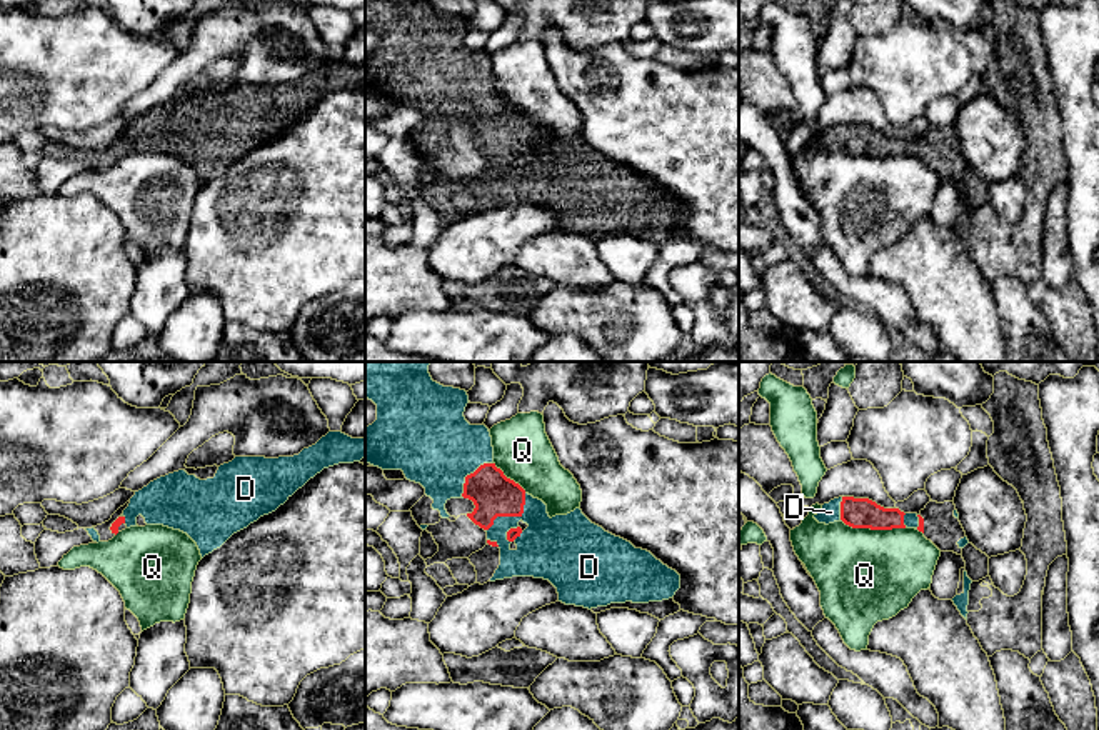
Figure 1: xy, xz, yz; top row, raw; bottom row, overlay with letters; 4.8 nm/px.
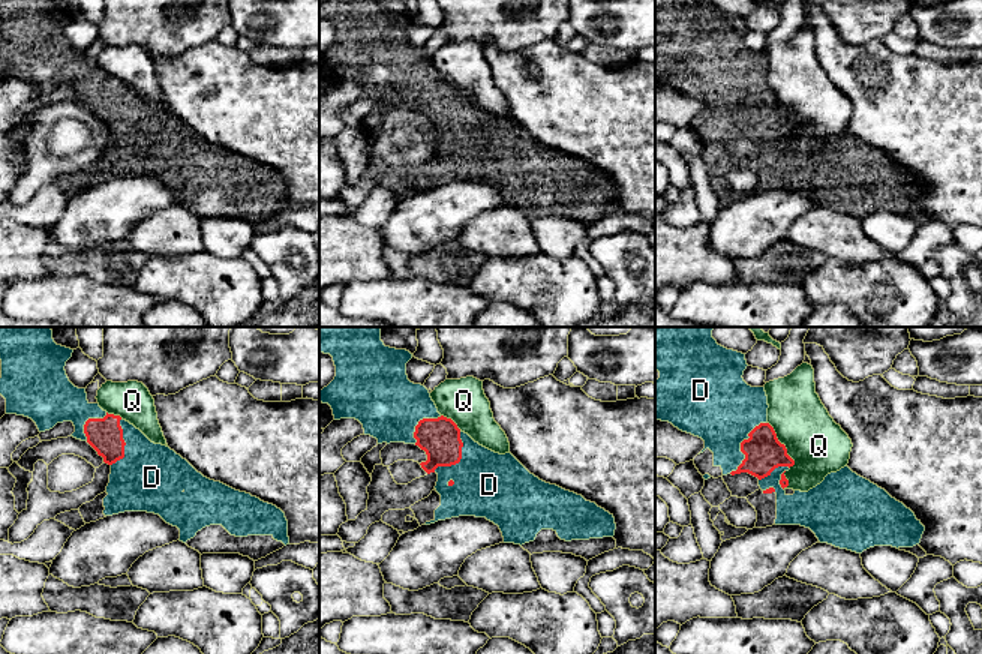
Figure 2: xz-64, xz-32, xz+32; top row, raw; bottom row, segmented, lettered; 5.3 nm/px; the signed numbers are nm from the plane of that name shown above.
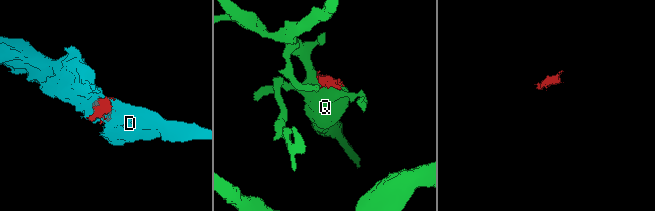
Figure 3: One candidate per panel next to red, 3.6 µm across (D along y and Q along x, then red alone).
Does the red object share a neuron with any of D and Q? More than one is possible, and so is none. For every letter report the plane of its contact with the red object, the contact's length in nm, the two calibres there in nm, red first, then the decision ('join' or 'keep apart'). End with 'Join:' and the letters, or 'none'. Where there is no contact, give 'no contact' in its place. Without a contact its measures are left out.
D: xz | 260 nm | 220/300 nm | join
Q: yz | 320 nm | 140/460 nm | keep apart
Join: D

